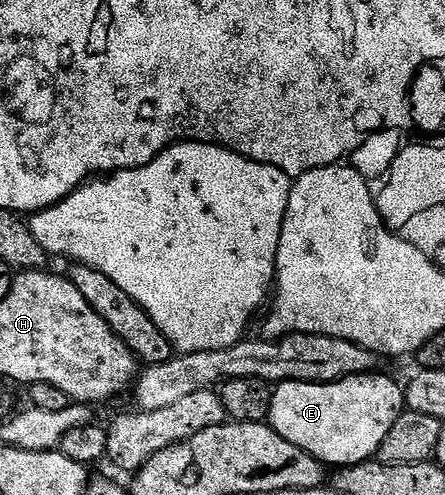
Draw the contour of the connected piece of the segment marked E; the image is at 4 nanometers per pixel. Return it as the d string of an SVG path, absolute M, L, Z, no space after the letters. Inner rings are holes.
M381 374L356 375L334 383L276 384L268 422L291 445L299 445L330 468L365 463L376 456L383 437L406 410L404 386Z

